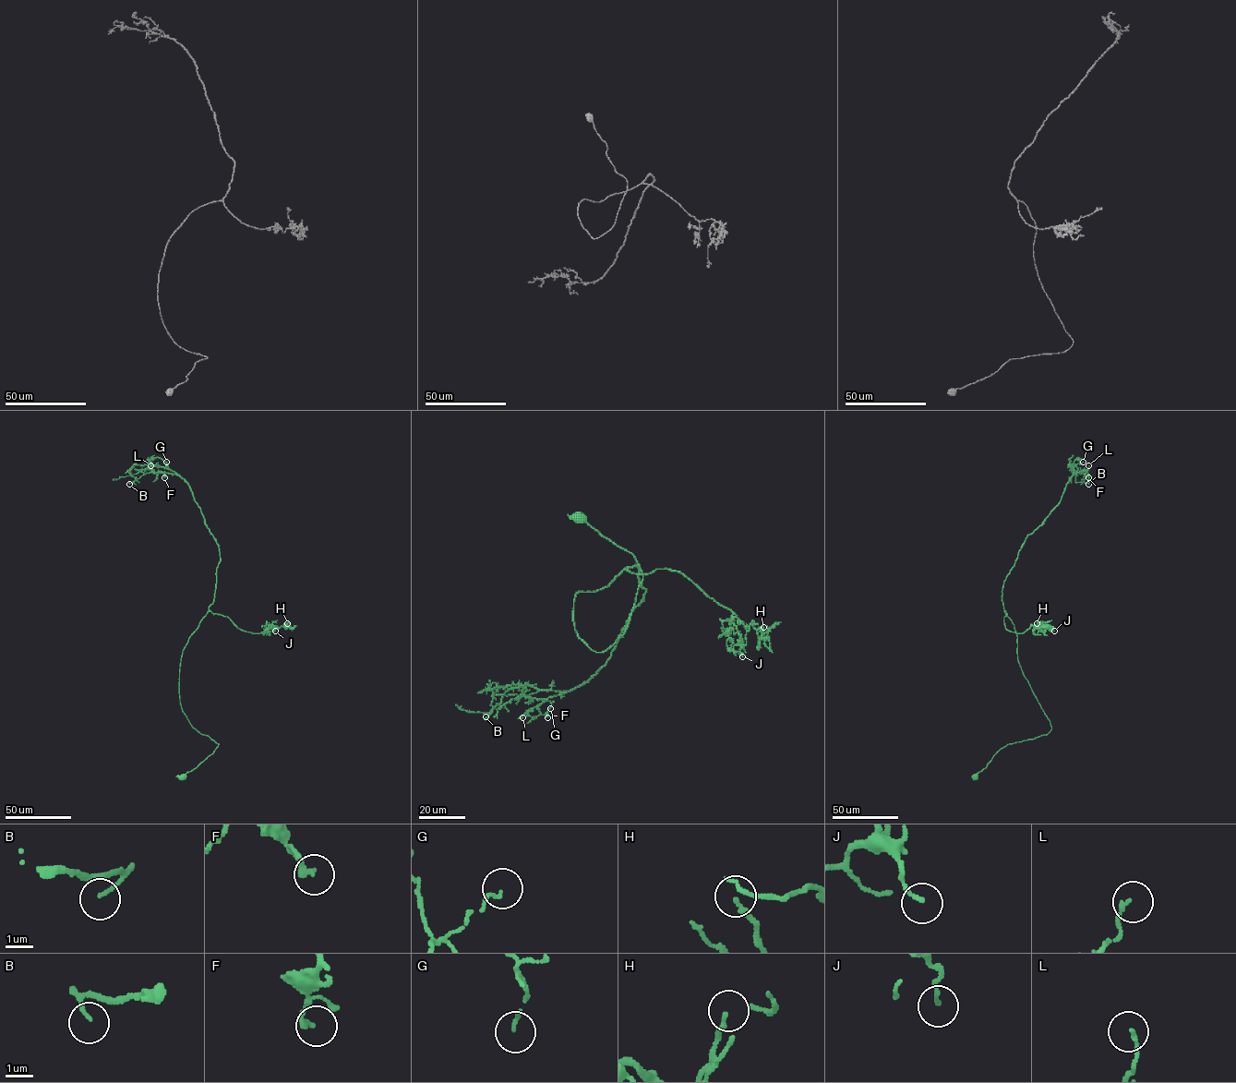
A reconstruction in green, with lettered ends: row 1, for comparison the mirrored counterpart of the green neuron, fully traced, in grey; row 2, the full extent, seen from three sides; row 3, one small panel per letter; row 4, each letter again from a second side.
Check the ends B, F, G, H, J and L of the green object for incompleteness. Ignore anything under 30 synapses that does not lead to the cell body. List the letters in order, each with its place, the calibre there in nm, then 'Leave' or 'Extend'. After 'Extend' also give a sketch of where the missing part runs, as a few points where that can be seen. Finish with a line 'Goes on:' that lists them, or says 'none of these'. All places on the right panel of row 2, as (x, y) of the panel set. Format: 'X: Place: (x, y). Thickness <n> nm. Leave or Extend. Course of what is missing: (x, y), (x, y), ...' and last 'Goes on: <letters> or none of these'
B: Place: (1088, 484). Thickness 110 nm. Leave
F: Place: (1088, 477). Thickness 180 nm. Leave
G: Place: (1083, 462). Thickness 100 nm. Leave
H: Place: (1037, 623). Thickness 170 nm. Leave
J: Place: (1054, 631). Thickness 140 nm. Leave
L: Place: (1088, 465). Thickness 130 nm. Leave
Goes on: none of these

